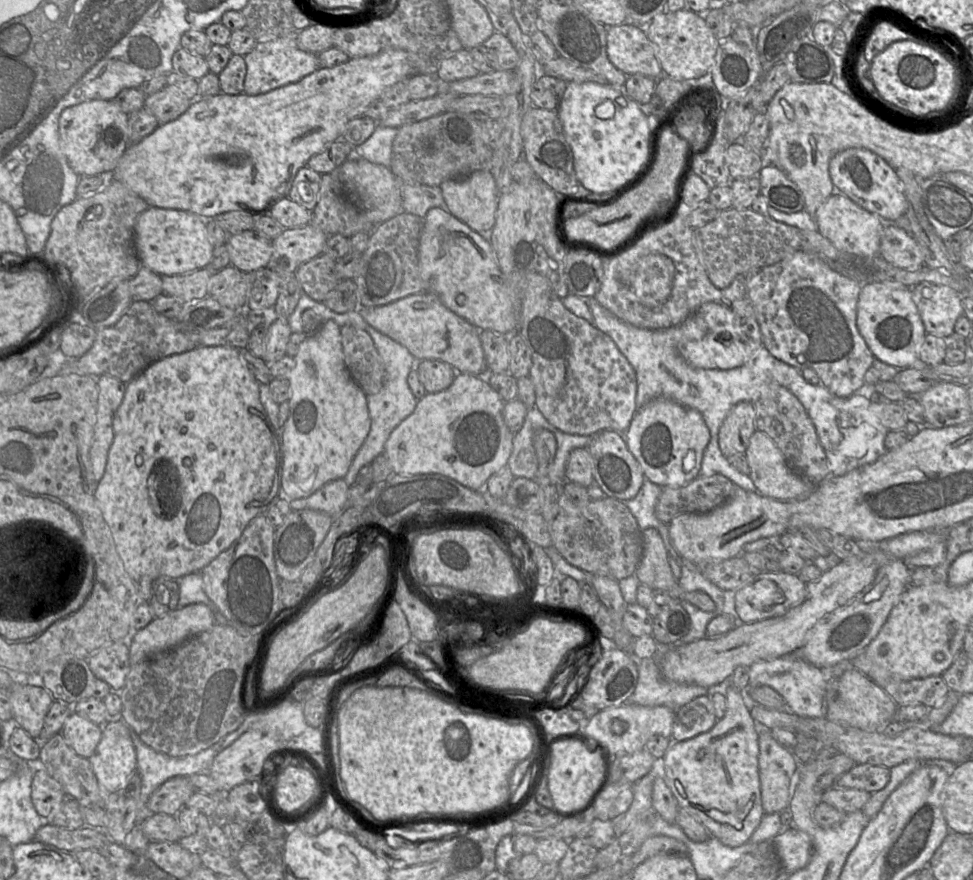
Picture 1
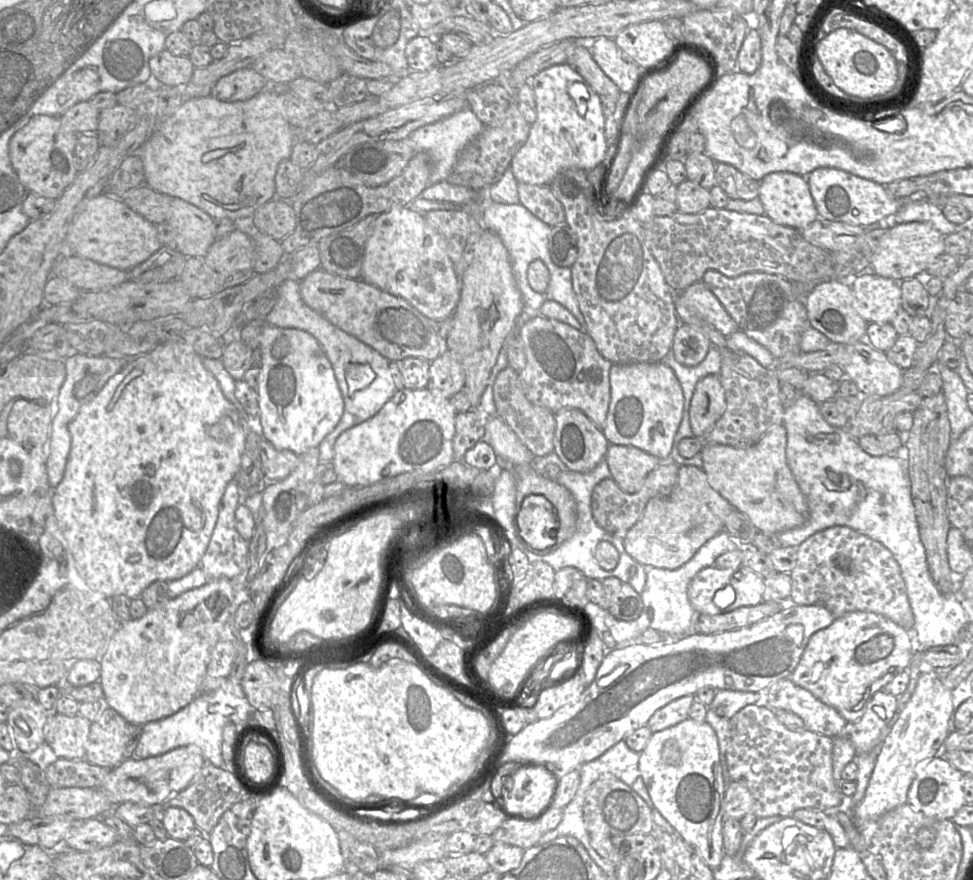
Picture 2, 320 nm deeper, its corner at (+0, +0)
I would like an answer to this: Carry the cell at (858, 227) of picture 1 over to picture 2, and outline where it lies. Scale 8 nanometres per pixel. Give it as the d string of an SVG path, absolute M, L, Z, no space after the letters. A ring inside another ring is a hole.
M773 172L759 183L758 198L765 215L775 223L803 229L819 218L805 177L790 172Z

